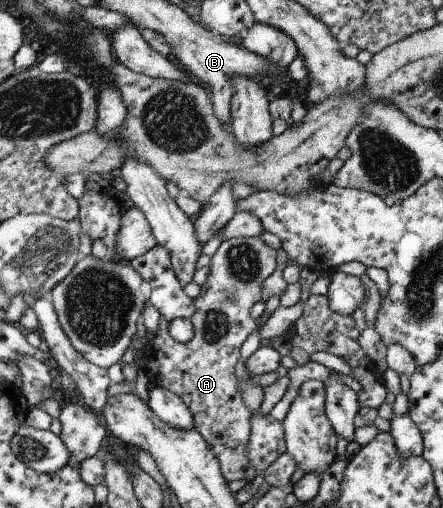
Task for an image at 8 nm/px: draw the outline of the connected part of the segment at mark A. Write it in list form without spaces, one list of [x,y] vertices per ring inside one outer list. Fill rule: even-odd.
[[[259,236],[253,238],[232,238],[224,240],[211,257],[207,282],[201,287],[201,293],[194,298],[195,313],[190,321],[195,334],[189,342],[174,341],[168,333],[168,320],[164,317],[159,321],[152,349],[146,349],[145,363],[142,366],[149,379],[149,385],[158,385],[169,389],[190,409],[196,428],[204,439],[212,446],[218,456],[223,476],[228,482],[236,479],[253,480],[256,469],[246,455],[248,438],[251,434],[251,415],[253,414],[244,403],[238,387],[235,367],[241,359],[241,347],[246,338],[257,328],[257,320],[251,316],[251,309],[258,303],[263,294],[263,283],[276,271],[276,251],[268,247]]]

